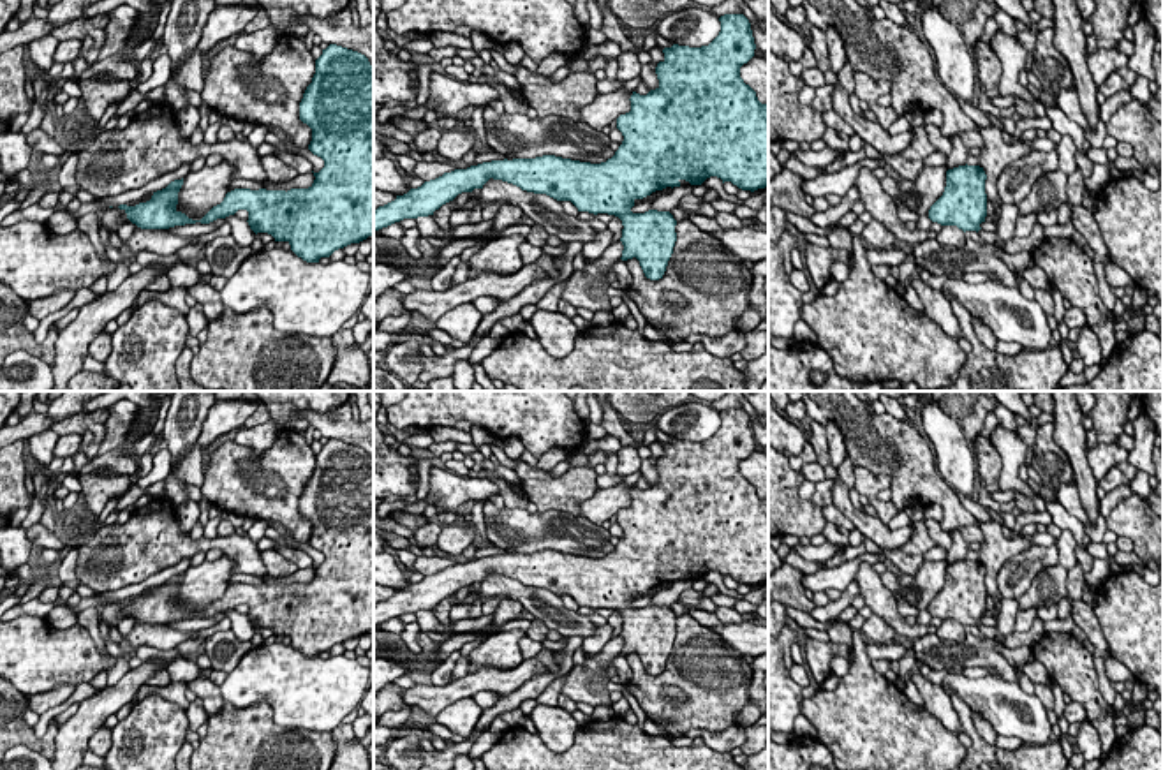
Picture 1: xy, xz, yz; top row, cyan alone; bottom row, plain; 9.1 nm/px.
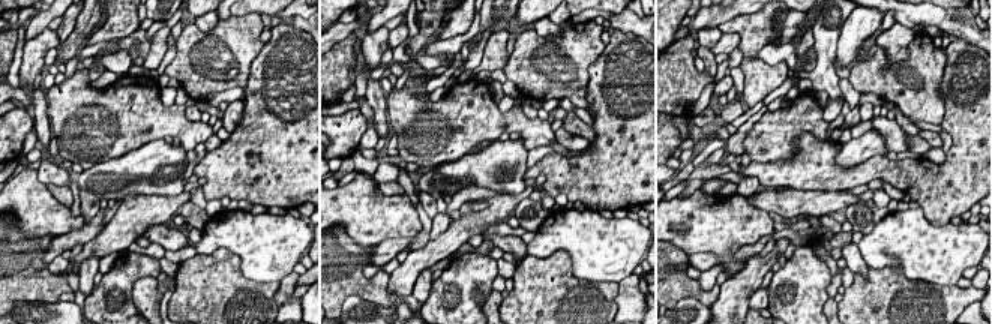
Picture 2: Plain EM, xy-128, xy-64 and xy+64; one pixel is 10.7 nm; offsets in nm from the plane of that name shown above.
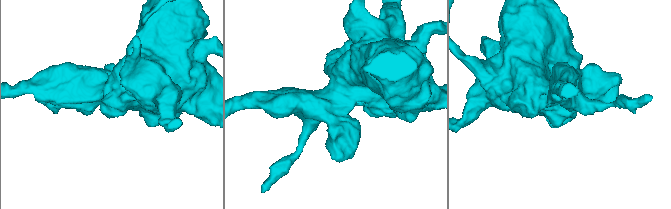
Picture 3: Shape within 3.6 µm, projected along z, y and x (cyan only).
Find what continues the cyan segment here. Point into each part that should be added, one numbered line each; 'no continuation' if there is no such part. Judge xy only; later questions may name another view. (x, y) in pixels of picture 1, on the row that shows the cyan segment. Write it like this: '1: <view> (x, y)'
no continuation

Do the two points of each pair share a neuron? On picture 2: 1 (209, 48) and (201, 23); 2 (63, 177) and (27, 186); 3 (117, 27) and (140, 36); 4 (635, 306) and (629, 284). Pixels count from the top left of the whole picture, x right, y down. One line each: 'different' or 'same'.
1: different
2: different
3: different
4: same

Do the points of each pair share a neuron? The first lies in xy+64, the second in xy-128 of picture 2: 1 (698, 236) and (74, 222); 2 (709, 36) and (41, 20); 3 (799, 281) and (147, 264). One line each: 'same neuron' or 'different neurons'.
1: same neuron
2: different neurons
3: same neuron

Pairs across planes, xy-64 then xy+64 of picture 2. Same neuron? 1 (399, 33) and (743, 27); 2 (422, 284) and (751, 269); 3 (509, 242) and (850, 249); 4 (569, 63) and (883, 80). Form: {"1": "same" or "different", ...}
{"1": "different", "2": "different", "3": "same", "4": "same"}

